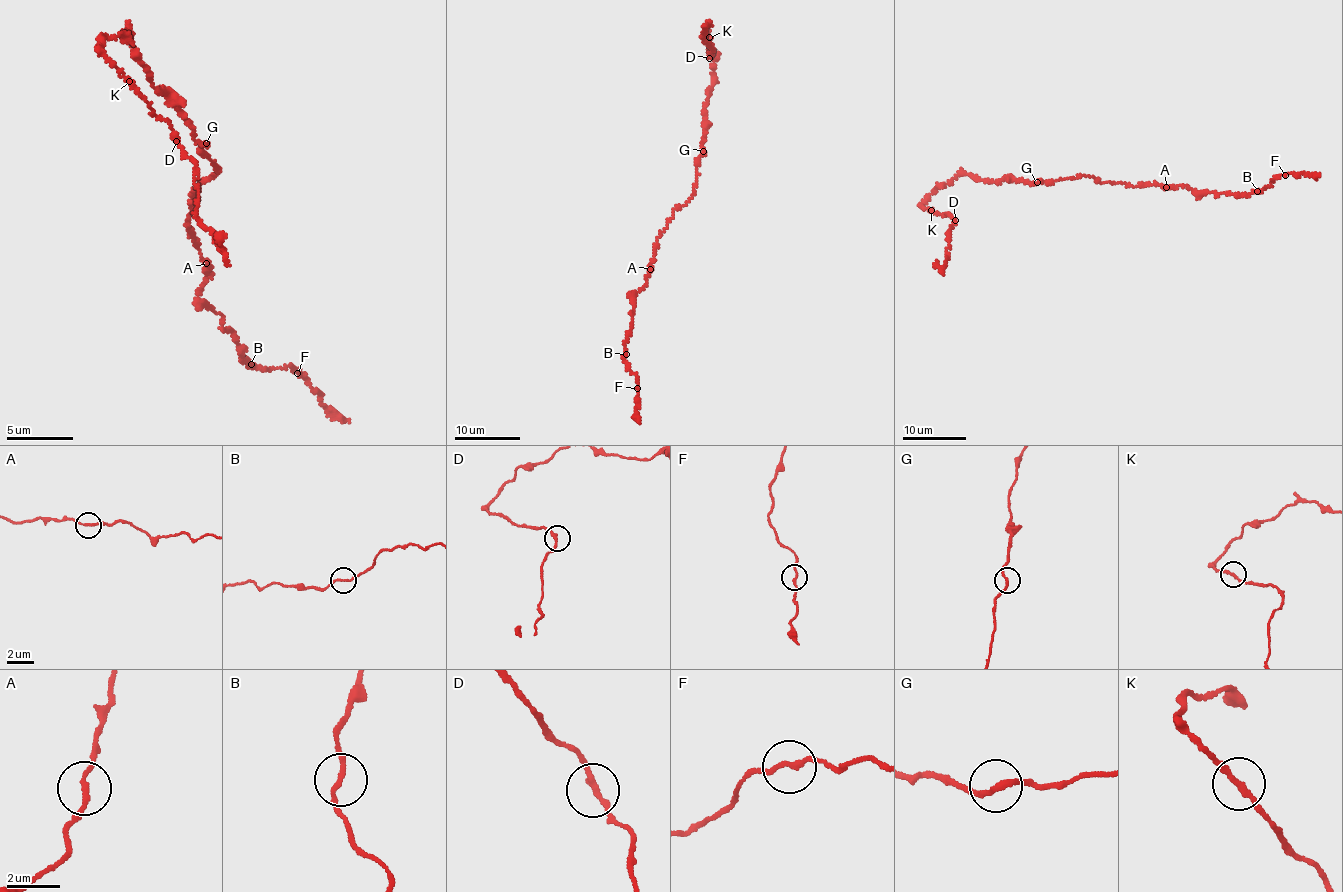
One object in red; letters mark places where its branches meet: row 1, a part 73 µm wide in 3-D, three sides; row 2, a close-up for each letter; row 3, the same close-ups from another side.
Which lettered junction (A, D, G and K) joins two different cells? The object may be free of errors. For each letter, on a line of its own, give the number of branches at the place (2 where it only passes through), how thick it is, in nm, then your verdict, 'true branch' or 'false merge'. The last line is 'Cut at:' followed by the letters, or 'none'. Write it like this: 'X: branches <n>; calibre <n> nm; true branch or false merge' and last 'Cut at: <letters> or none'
A: branches 2; calibre 190 nm; true branch
D: branches 2; calibre 200 nm; true branch
G: branches 2; calibre 190 nm; true branch
K: branches 2; calibre 190 nm; true branch
Cut at: none

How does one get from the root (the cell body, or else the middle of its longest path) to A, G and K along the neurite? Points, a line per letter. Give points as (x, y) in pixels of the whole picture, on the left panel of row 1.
A: (206, 156), (220, 171), (198, 184), (192, 194), (198, 199), (188, 227), (205, 264)
G: (206, 156), (201, 149), (206, 143)
K: (206, 156), (167, 93), (147, 79), (131, 37), (104, 36), (99, 49), (129, 81)

